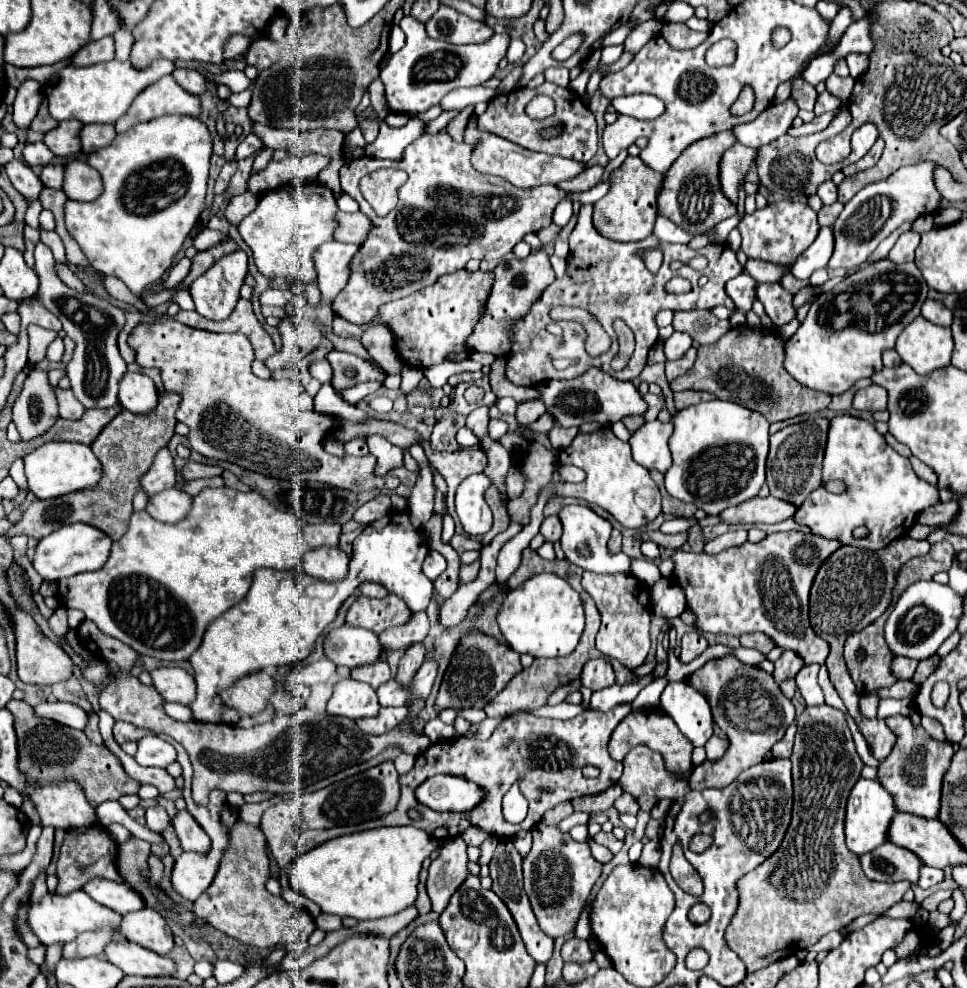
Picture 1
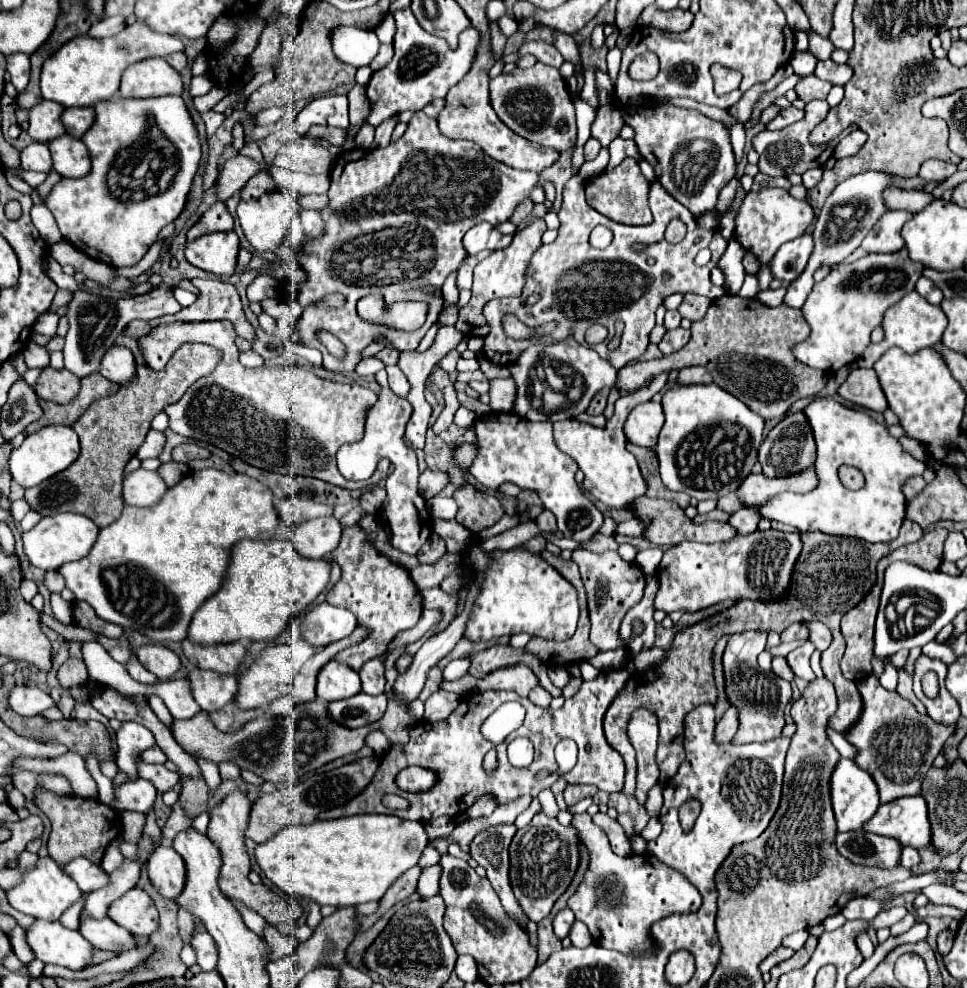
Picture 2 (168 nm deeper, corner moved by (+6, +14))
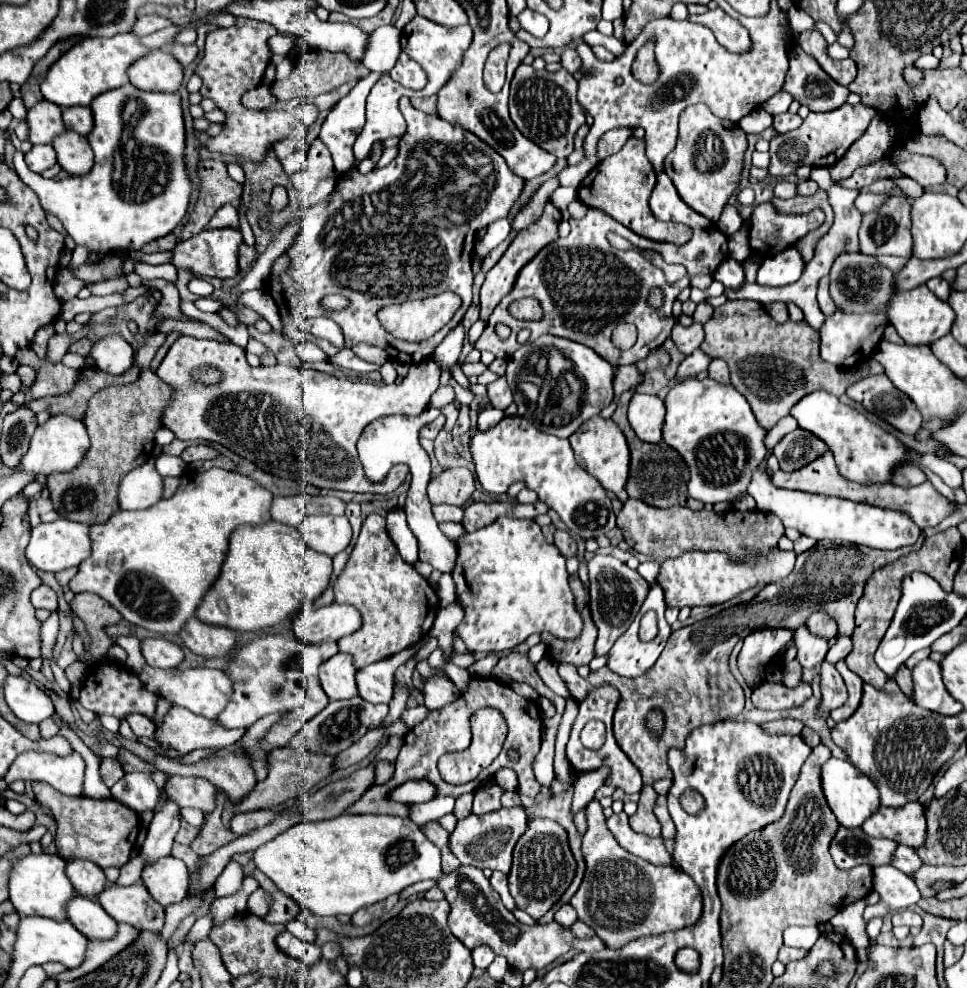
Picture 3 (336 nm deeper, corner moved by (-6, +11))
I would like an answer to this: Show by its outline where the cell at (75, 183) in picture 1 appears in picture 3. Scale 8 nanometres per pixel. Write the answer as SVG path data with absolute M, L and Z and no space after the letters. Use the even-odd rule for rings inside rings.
M62 132L52 140L52 148L56 150L56 160L72 176L82 176L92 170L94 152L88 146L88 140L76 132Z

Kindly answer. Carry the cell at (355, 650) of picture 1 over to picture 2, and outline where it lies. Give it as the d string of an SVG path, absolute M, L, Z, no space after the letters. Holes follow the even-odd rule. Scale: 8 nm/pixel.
M322 603L302 617L302 637L314 647L326 647L328 643L348 637L356 629L356 617L342 607Z

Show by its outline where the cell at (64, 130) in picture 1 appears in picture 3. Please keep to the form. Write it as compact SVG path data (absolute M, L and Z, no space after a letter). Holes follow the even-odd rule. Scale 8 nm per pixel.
M40 100L36 106L28 110L26 124L28 140L32 144L50 144L54 136L66 130L62 122L62 108L48 100Z

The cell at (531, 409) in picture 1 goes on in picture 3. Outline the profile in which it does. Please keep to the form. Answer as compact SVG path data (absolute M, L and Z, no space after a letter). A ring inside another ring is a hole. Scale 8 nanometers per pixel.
M498 378L496 382L488 384L486 390L488 390L490 404L492 404L494 408L506 410L506 408L512 404L512 392L510 392L510 388L508 388L508 384L506 384L504 378Z

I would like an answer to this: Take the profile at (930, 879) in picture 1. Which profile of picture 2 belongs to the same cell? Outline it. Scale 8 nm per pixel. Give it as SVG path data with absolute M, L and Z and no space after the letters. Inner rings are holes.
M904 847L900 865L904 865L906 869L912 869L912 867L914 867L914 865L918 865L918 863L920 863L920 855L918 855L918 851L916 851L916 849L912 849L912 847Z

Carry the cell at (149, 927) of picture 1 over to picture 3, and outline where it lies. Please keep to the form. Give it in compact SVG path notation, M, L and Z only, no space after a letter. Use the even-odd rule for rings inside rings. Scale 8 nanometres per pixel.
M140 882L132 886L106 884L96 900L116 922L126 922L138 930L152 932L160 932L164 926L164 908Z

